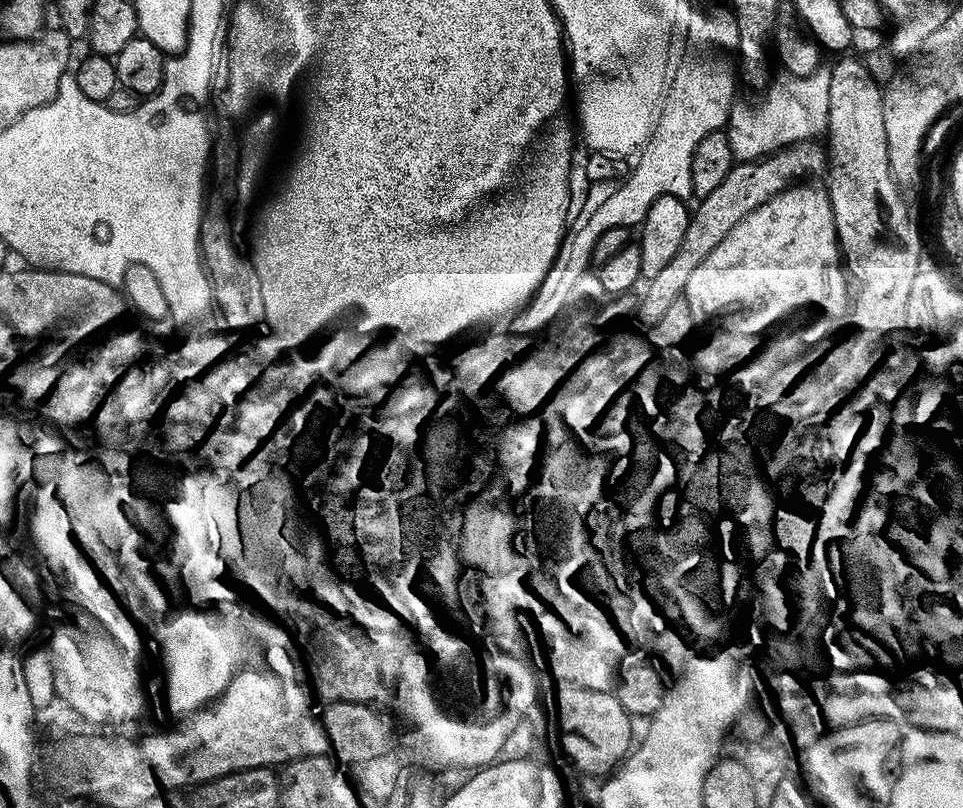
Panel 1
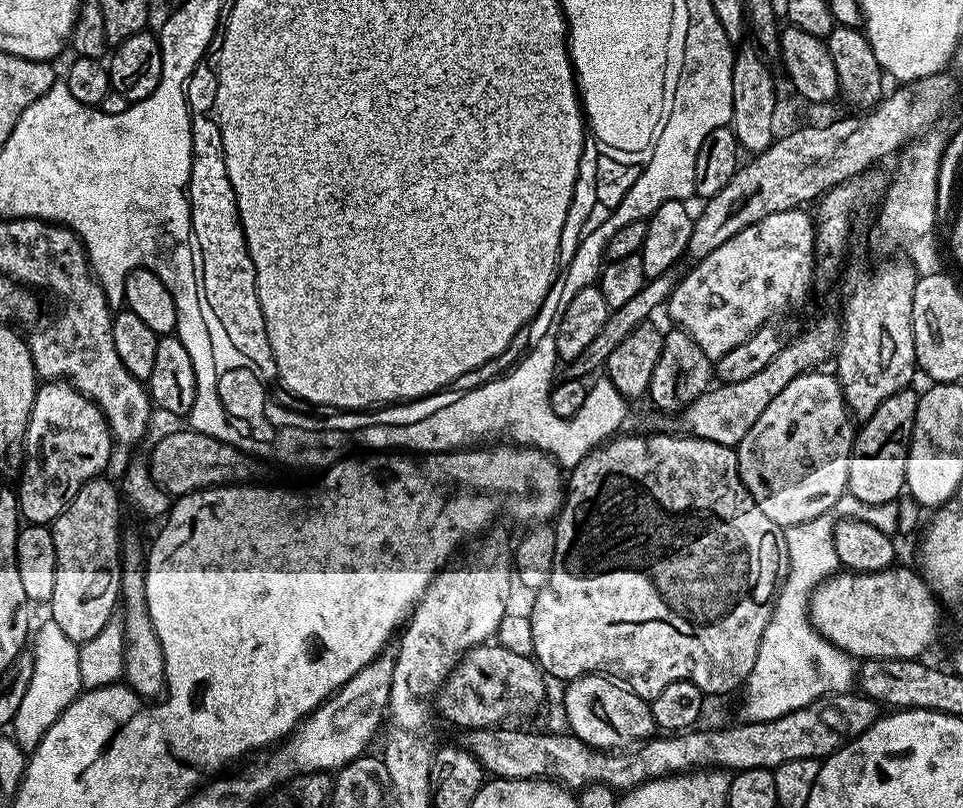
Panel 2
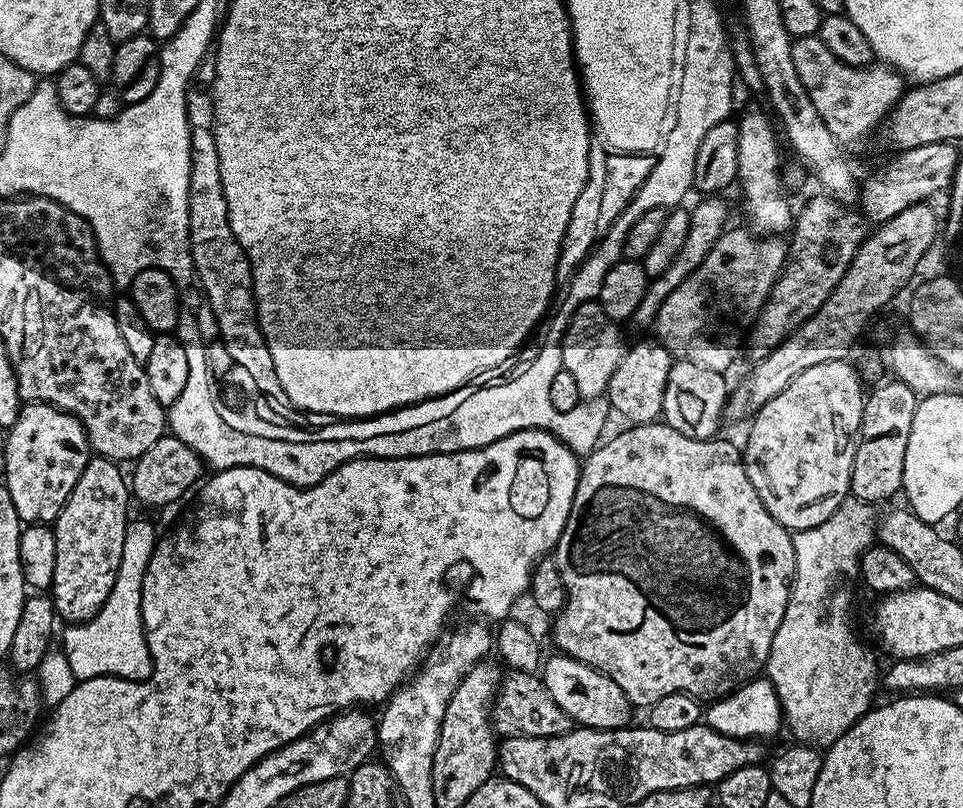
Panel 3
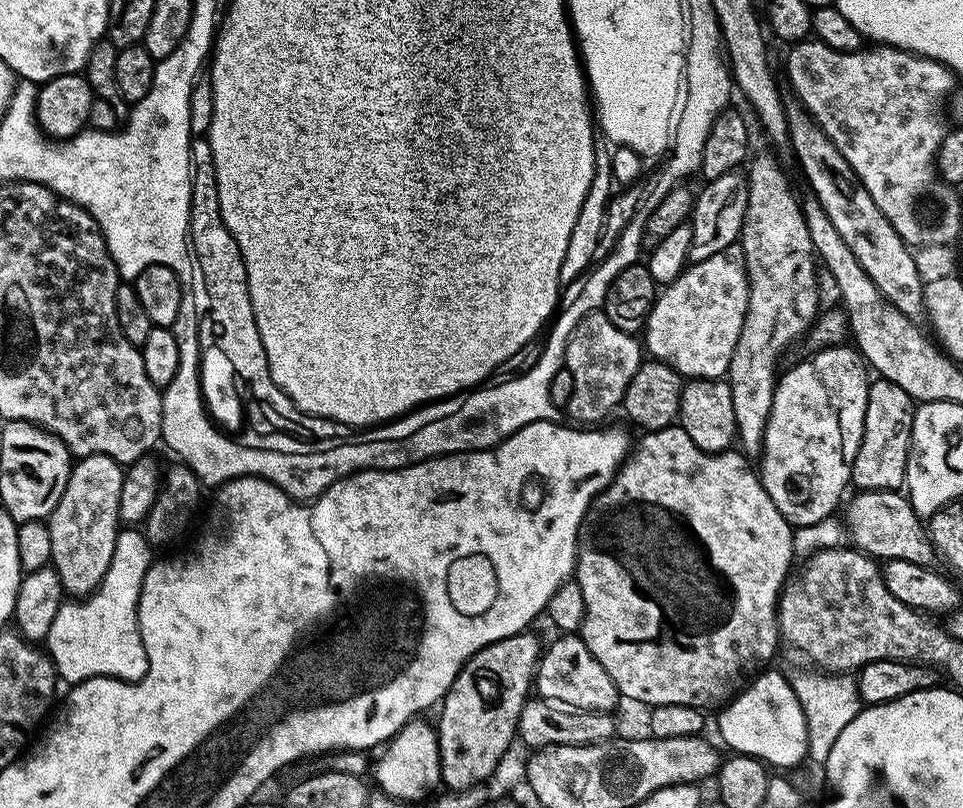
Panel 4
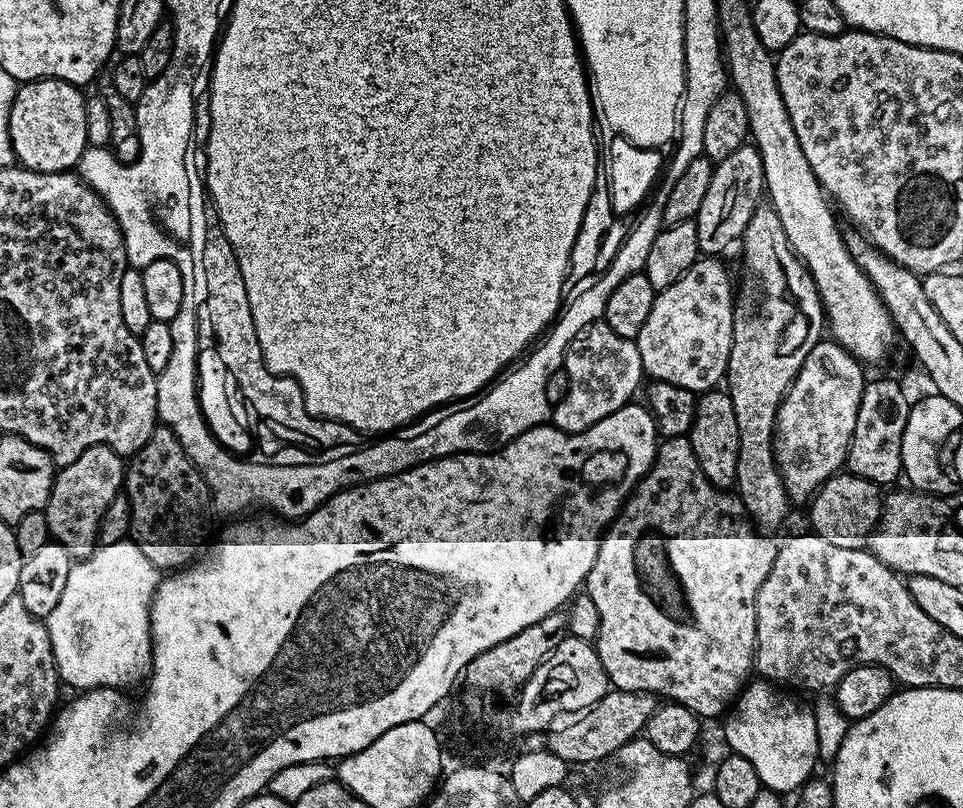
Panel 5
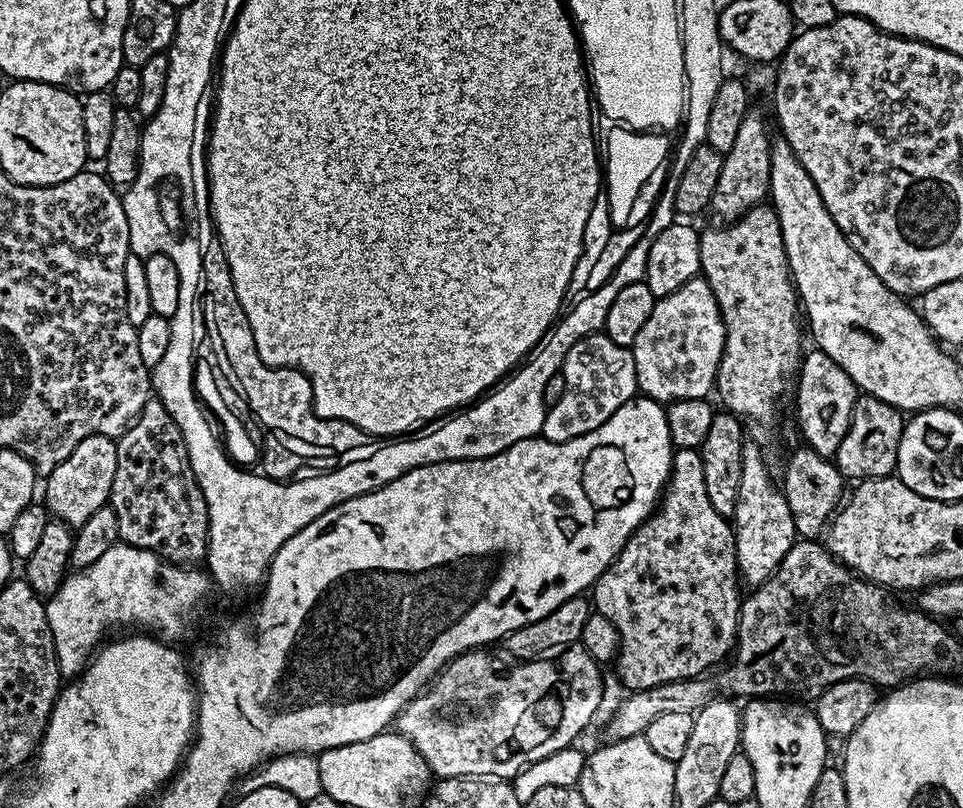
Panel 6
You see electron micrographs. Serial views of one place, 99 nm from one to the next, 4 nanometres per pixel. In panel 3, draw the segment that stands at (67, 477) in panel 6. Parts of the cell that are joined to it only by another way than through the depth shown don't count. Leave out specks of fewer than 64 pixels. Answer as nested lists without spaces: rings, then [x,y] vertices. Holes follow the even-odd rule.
[[[103,458],[89,459],[88,465],[82,470],[74,490],[66,498],[60,513],[54,521],[56,533],[56,557],[54,558],[54,578],[50,595],[56,608],[56,615],[61,621],[83,624],[94,618],[98,610],[106,602],[110,590],[116,581],[118,566],[122,562],[122,541],[126,538],[126,526],[130,519],[130,484],[120,473],[119,463]]]

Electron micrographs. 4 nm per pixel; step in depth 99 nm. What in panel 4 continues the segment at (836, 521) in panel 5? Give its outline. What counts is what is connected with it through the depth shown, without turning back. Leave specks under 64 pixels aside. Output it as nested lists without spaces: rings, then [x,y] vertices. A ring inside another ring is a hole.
[[[860,490],[852,501],[847,501],[843,509],[842,523],[851,543],[865,556],[871,556],[880,562],[905,560],[918,566],[933,567],[938,553],[932,547],[932,538],[928,534],[925,521],[912,508],[912,501],[903,491]]]

